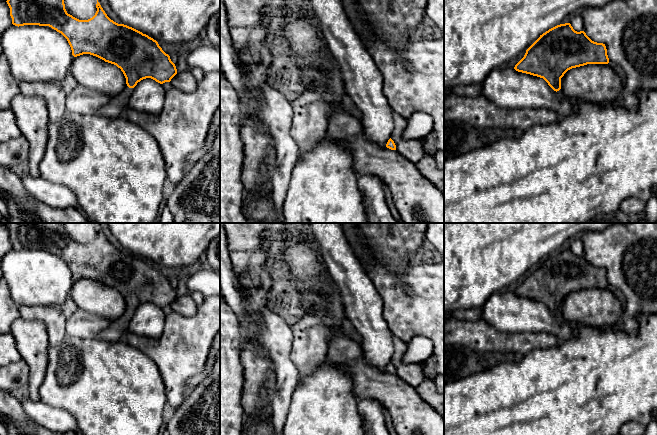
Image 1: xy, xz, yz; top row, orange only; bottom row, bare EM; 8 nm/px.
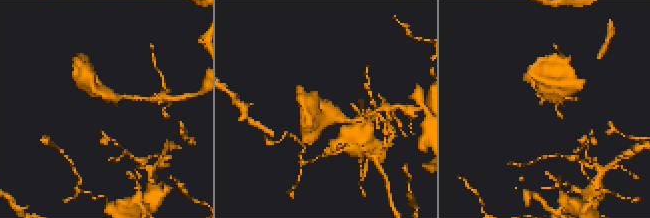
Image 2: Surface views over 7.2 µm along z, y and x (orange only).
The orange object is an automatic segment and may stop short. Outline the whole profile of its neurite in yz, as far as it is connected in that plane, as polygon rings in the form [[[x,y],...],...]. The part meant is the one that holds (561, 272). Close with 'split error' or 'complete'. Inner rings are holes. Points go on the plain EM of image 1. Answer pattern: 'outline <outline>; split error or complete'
outline [[[570,247],[557,249],[542,259],[526,274],[524,281],[515,289],[518,296],[543,302],[555,315],[559,323],[563,322],[561,302],[576,291],[587,288],[608,288],[609,282],[605,268],[592,265],[584,255],[577,256]]]; split error

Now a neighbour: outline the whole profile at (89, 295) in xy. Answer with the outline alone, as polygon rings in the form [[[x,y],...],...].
[[[90,278],[74,281],[70,296],[79,309],[111,321],[117,321],[126,309],[120,292]]]

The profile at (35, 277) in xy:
[[[12,249],[2,260],[2,272],[18,306],[59,308],[74,284],[67,263],[49,250]]]

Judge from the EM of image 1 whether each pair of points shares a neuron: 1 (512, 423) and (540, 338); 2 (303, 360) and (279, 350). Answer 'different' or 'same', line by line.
1: different
2: different

